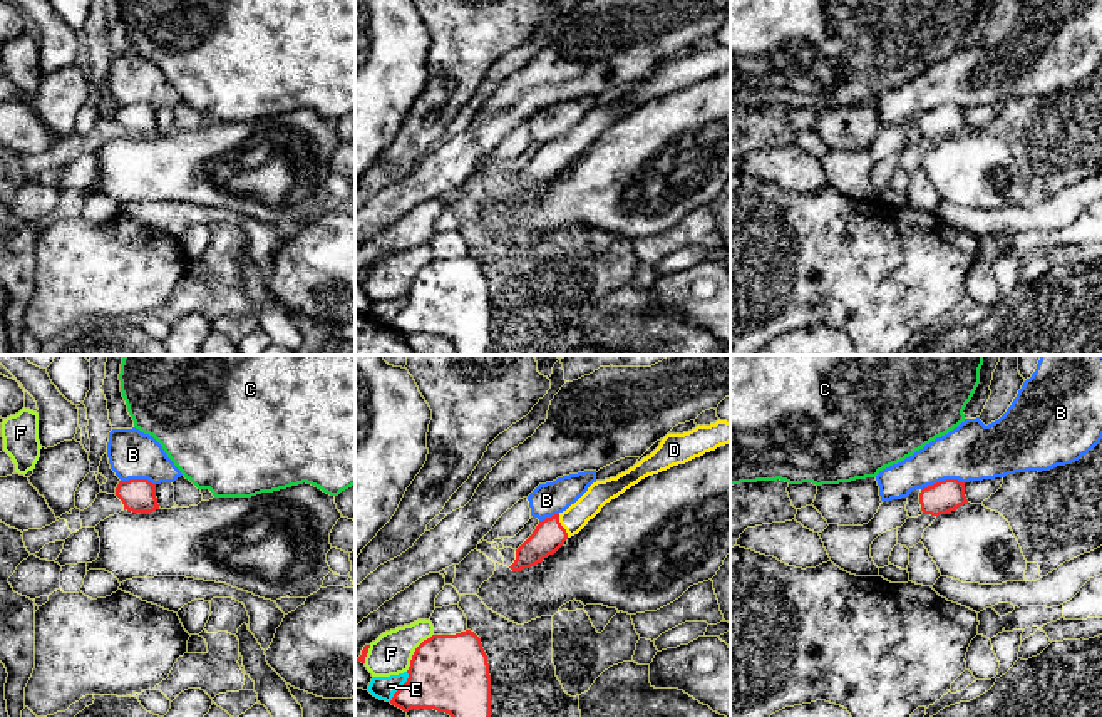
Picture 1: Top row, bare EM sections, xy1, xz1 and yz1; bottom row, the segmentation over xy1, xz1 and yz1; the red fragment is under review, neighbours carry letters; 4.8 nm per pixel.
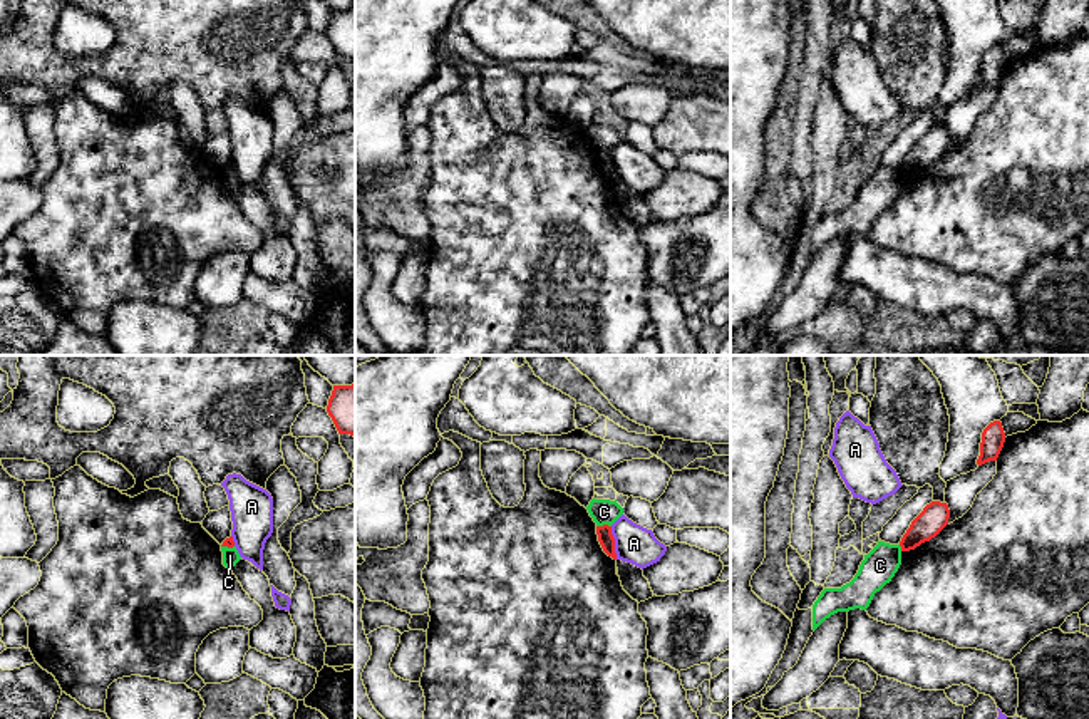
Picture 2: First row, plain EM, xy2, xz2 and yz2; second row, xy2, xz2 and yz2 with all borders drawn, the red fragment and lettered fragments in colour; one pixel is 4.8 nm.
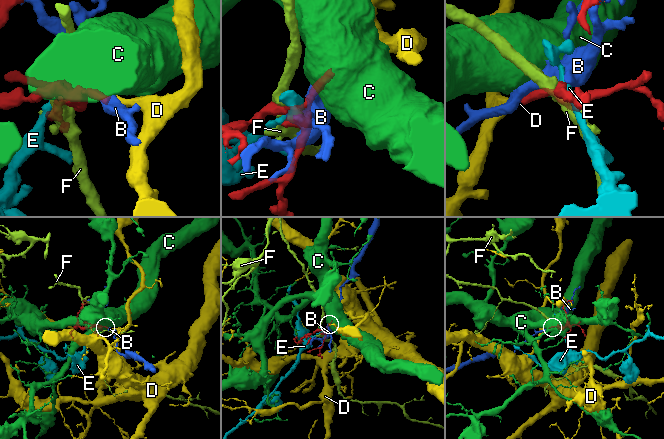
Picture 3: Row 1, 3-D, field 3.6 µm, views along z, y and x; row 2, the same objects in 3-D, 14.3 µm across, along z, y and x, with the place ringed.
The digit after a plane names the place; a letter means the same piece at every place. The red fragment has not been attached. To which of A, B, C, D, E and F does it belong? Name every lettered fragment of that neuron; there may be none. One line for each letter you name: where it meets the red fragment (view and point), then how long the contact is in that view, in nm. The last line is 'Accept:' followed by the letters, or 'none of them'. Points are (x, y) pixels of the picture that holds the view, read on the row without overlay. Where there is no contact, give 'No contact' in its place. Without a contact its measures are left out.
D: Touches red at xz1 (561, 151). Shared border 120 nm
Accept: D

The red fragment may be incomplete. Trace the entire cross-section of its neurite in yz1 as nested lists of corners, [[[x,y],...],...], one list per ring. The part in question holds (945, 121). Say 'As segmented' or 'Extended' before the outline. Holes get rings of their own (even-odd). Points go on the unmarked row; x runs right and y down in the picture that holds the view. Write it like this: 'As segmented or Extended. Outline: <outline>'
As segmented. Outline: [[[945,104],[933,111],[923,112],[919,117],[923,139],[940,141],[968,129],[965,121],[965,107],[958,104]]]

